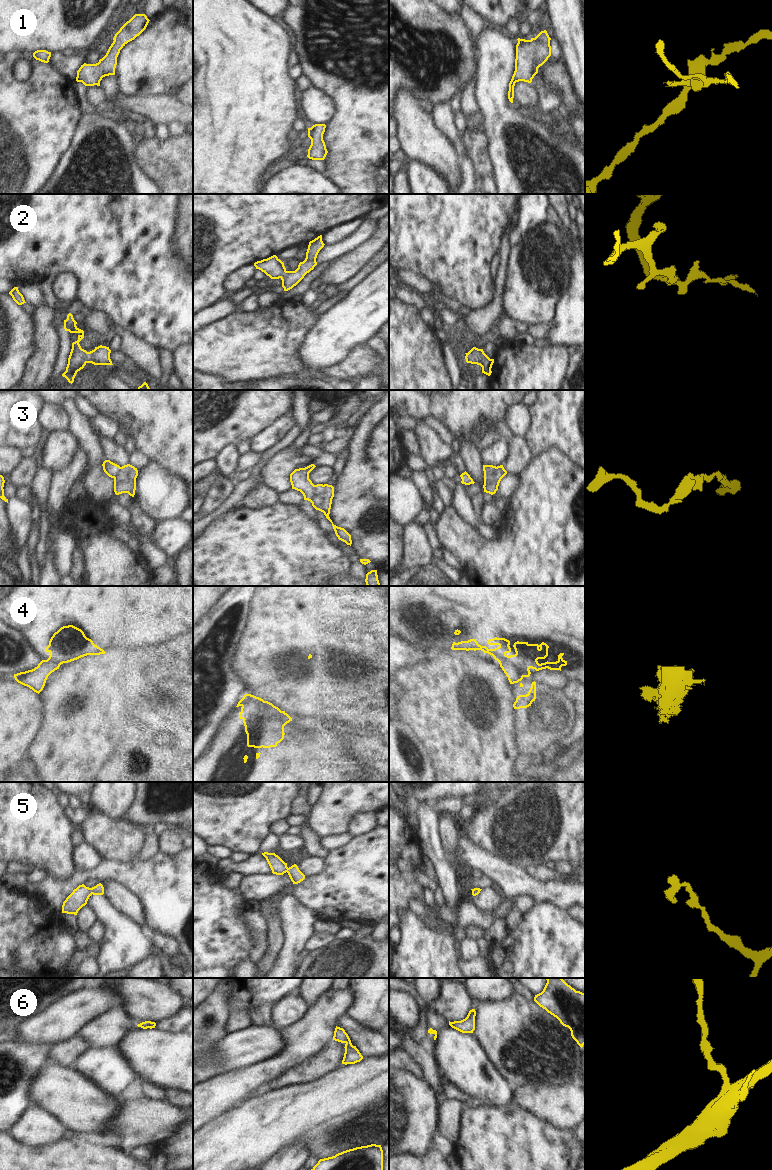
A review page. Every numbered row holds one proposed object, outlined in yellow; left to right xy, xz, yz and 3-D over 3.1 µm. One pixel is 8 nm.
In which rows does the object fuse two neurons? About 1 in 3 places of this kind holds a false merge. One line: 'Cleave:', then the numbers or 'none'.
Cleave: 3, 4

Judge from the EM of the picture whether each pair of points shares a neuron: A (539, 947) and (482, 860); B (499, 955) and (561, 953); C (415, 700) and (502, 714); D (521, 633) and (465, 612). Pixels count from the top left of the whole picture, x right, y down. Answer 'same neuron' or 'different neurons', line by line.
A: different neurons
B: same neuron
C: same neuron
D: same neuron

